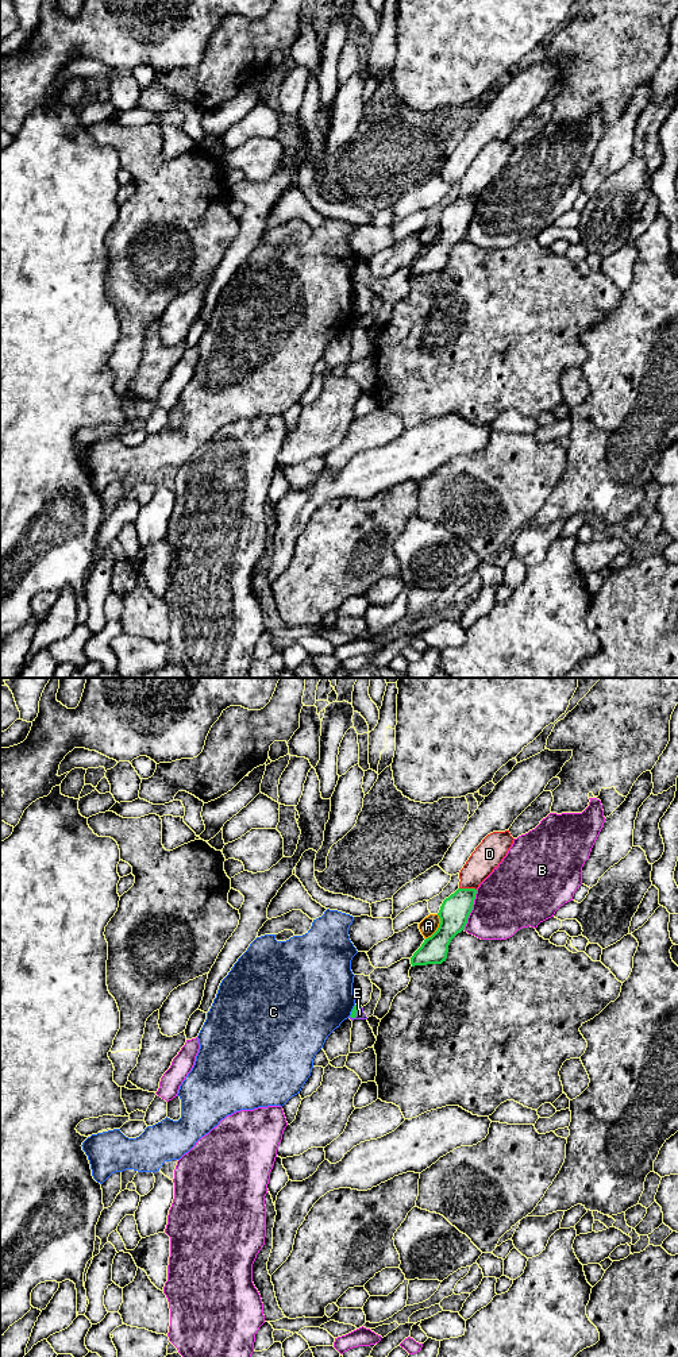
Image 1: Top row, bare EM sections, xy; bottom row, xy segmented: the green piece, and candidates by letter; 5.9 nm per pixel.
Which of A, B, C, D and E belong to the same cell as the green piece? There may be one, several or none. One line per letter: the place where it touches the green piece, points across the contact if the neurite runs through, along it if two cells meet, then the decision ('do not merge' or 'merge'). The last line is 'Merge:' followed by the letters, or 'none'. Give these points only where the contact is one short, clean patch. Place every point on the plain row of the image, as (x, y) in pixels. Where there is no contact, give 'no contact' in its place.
A: meets green in xy at (438, 236); do not merge
B: meets green in xy at (472, 218); do not merge
C: meets green in xy at (353, 319); do not merge
D: meets green in xy at (467, 197); do not merge
E: meets green in xy at (355, 322); border along xy (361, 315), (351, 327); do not merge
Merge: none

